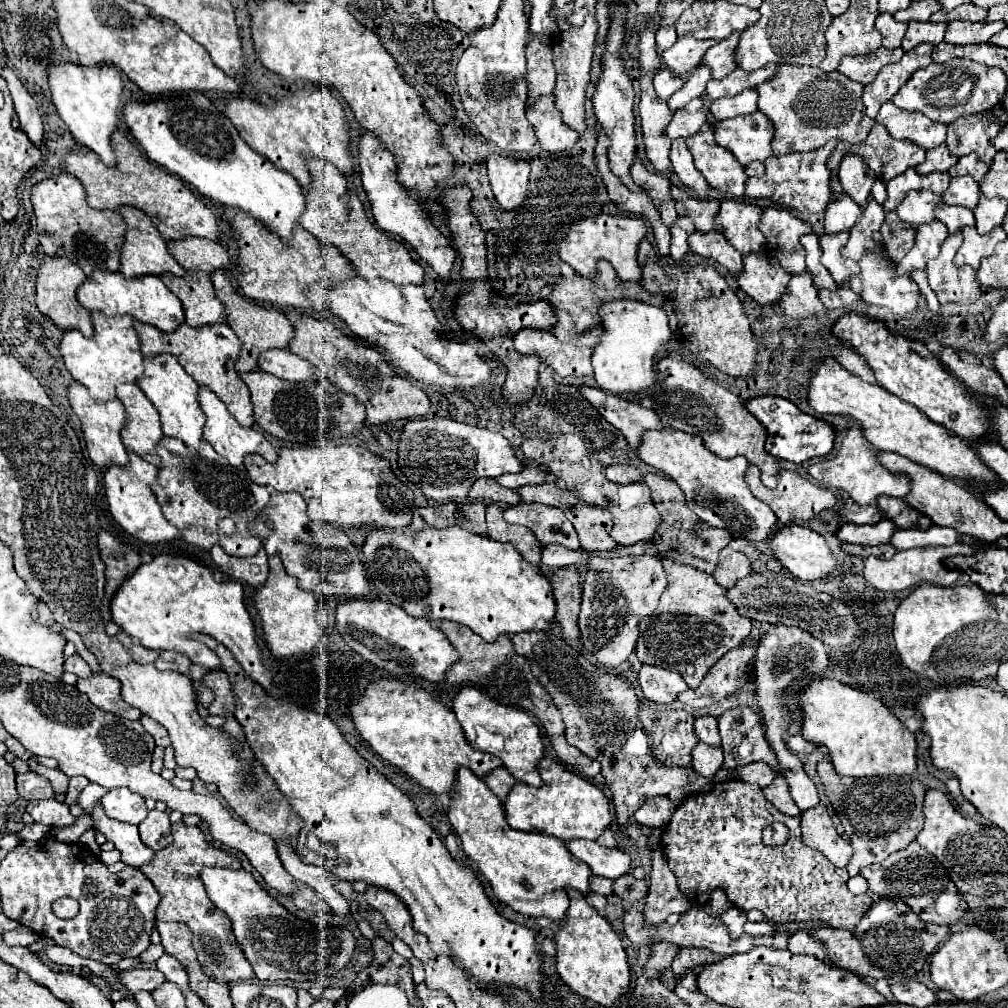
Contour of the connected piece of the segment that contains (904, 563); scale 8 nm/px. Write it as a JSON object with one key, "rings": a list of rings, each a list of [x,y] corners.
{"rings":[[[957,542],[953,546],[931,546],[931,548],[913,548],[913,550],[905,550],[905,552],[897,552],[891,560],[883,560],[883,558],[875,558],[869,556],[865,558],[865,578],[871,586],[875,586],[877,590],[885,590],[885,592],[899,592],[911,586],[919,586],[923,582],[929,584],[939,584],[939,586],[951,586],[955,584],[959,570],[951,570],[945,566],[945,560],[955,556],[955,554],[963,554],[963,556],[973,556],[977,550],[975,544],[965,544],[965,542]]]}

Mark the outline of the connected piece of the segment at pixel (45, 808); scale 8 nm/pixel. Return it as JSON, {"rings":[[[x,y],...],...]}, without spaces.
{"rings":[[[55,798],[49,800],[33,800],[27,804],[27,812],[33,816],[35,822],[45,826],[69,826],[75,822],[75,816],[71,816],[69,806],[57,802]]]}

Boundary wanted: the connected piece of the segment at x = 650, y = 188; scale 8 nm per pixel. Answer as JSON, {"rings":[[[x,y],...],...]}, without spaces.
{"rings":[[[635,158],[633,166],[631,166],[631,176],[635,180],[635,184],[639,184],[641,188],[647,190],[647,194],[651,196],[655,208],[661,214],[661,220],[665,226],[675,224],[677,220],[677,212],[675,212],[675,200],[671,196],[671,182],[667,178],[667,174],[659,174],[653,170],[647,170],[639,158]]]}

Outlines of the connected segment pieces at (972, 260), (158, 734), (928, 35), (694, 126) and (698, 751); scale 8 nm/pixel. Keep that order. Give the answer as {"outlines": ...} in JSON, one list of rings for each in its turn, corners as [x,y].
{"outlines":[[[[1001,226],[993,228],[989,234],[985,236],[979,236],[975,228],[963,228],[963,244],[961,248],[957,250],[957,256],[955,256],[955,266],[971,266],[973,270],[979,268],[979,262],[981,258],[987,258],[991,256],[993,248],[1003,242],[1007,238],[1007,234],[1003,232]]],[[[141,716],[139,722],[141,722],[143,728],[155,738],[155,744],[157,744],[157,746],[163,746],[163,748],[165,748],[165,746],[171,744],[171,740],[169,740],[169,736],[167,736],[167,730],[165,730],[161,724],[157,724],[155,720],[151,720],[149,716]]],[[[909,22],[907,32],[903,38],[903,52],[909,52],[917,44],[929,42],[929,44],[939,44],[943,42],[947,22]]],[[[695,98],[689,104],[685,104],[683,108],[679,108],[673,116],[673,120],[667,124],[665,128],[665,136],[669,140],[677,140],[677,138],[691,138],[695,132],[699,132],[699,128],[707,122],[707,110],[703,106],[703,98]]],[[[699,741],[692,752],[692,768],[707,780],[713,780],[723,765],[723,751]]]]}

